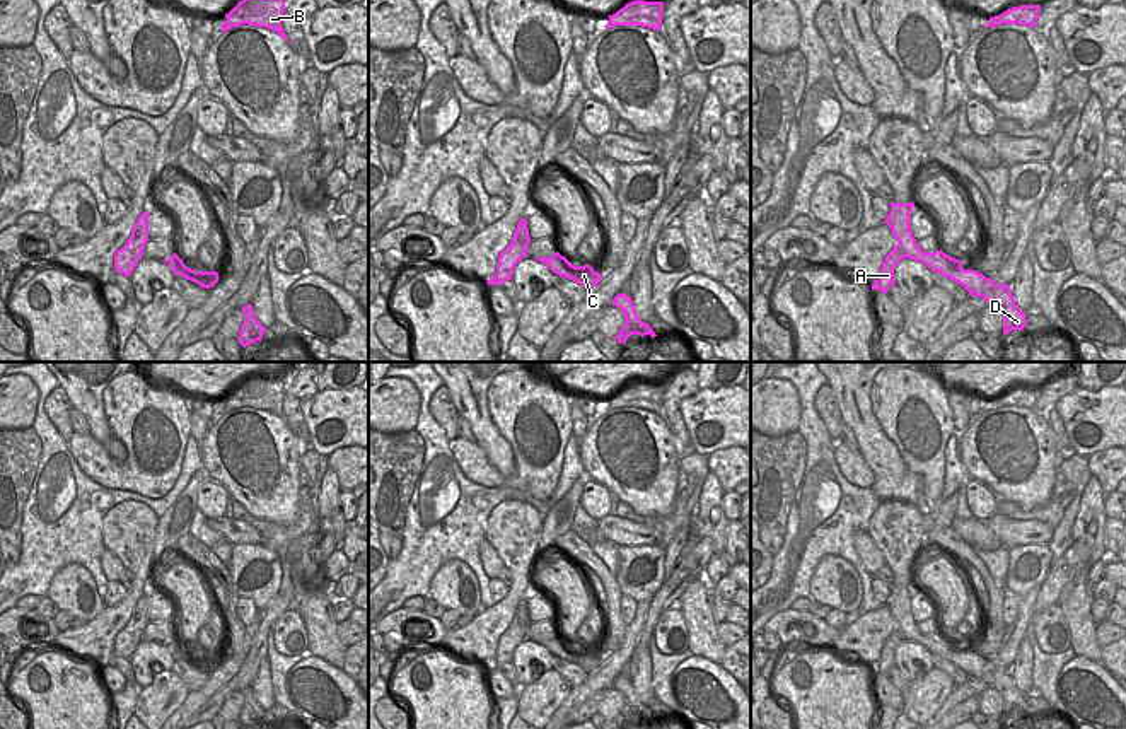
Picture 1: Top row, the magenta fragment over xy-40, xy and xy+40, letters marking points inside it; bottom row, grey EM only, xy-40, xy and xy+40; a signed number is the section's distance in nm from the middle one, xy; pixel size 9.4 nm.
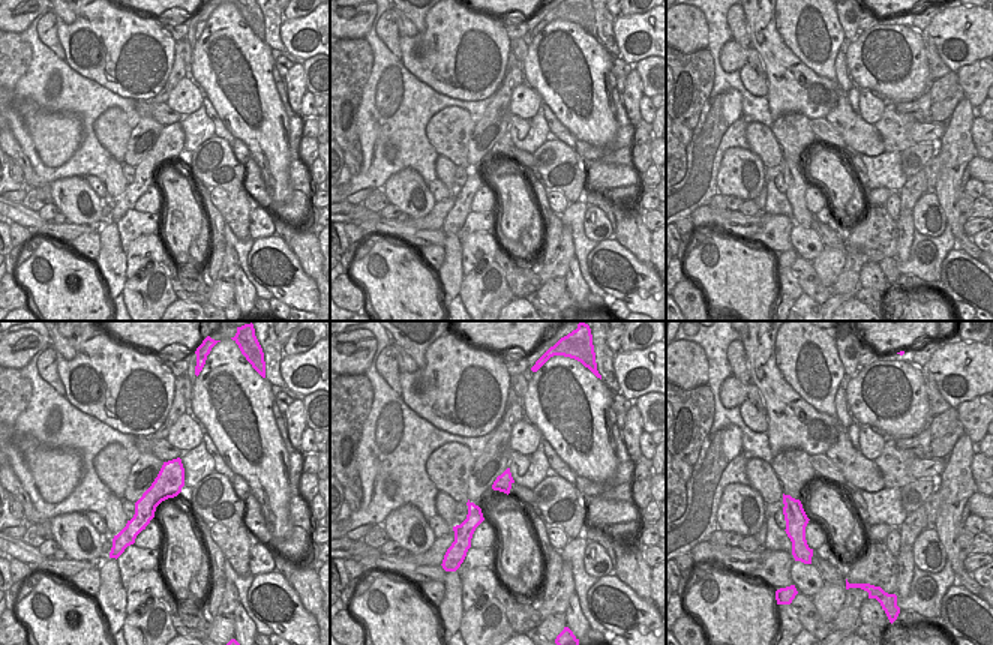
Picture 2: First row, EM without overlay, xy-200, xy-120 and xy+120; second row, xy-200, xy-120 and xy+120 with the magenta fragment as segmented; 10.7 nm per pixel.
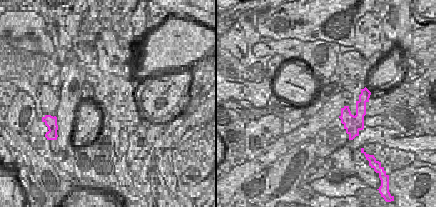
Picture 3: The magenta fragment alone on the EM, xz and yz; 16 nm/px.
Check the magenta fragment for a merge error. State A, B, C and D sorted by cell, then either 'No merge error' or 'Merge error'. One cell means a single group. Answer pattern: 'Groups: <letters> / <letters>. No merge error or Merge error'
Groups: A B / C D. Merge error.

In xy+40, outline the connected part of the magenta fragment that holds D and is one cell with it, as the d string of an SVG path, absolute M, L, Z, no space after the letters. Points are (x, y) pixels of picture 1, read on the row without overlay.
M892 584L889 587L891 594L884 604L891 609L906 640L925 645L932 654L938 654L942 659L962 668L969 678L983 679L988 686L996 688L1003 697L1005 717L1012 712L1022 714L1025 710L1025 695L1015 686L1010 668L995 666L976 652L964 652L961 642L945 637L942 632L935 635L921 633L913 620L909 606L914 586Z

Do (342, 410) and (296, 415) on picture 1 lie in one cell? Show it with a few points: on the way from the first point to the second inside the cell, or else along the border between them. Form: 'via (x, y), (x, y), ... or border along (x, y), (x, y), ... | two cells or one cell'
border along (299, 400), (299, 408), (313, 443) | two cells

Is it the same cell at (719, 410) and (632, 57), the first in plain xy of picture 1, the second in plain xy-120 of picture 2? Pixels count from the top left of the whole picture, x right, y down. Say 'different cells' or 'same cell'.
same cell

